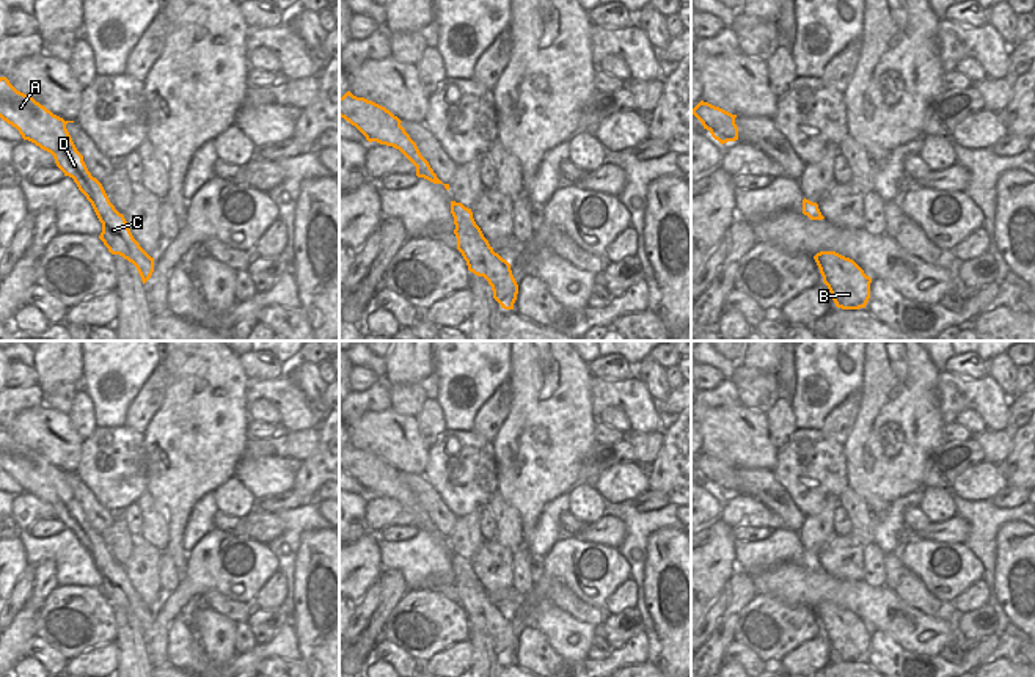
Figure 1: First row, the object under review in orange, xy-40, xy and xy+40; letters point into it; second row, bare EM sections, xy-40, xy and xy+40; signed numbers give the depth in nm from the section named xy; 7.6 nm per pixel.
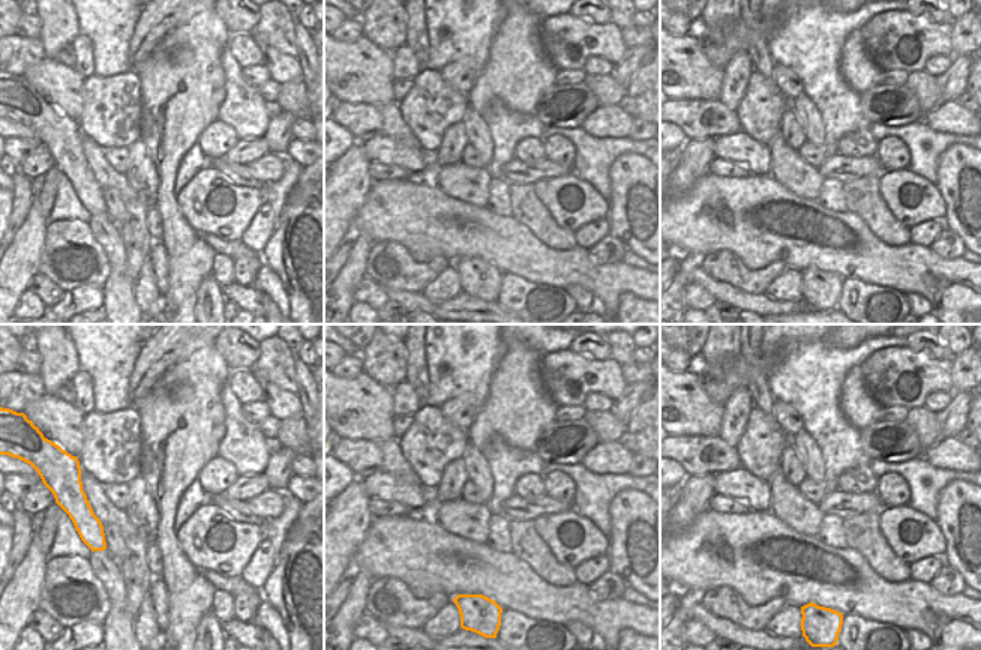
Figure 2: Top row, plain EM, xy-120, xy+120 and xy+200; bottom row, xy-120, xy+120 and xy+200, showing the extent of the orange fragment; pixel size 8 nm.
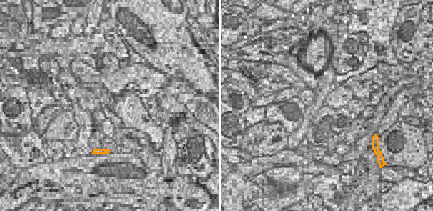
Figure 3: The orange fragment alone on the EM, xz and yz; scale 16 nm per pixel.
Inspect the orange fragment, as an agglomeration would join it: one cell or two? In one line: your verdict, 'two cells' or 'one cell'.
one cell

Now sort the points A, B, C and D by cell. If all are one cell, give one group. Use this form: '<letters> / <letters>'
A B C D

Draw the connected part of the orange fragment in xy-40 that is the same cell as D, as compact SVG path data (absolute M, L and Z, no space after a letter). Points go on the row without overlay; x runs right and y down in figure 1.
M0 429L0 470L16 479L24 492L53 507L57 518L74 531L91 554L102 575L99 591L112 606L132 614L144 636L154 624L154 609L133 591L124 567L115 561L102 536L88 523L66 481L66 476L74 473L53 467L33 449L17 443L6 429Z

